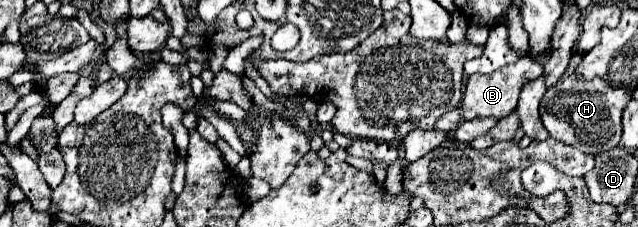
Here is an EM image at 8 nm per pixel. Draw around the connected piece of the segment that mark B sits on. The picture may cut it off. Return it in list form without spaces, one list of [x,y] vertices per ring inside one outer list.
[[[519,57],[517,63],[511,63],[511,65],[505,65],[503,69],[497,69],[489,75],[471,75],[467,85],[465,85],[465,93],[463,93],[463,99],[461,99],[461,115],[463,119],[475,119],[475,117],[493,117],[493,119],[501,119],[505,115],[509,115],[515,105],[517,105],[517,99],[519,99],[519,91],[521,87],[539,77],[543,73],[543,67],[535,61],[535,59],[529,59],[529,57]]]

